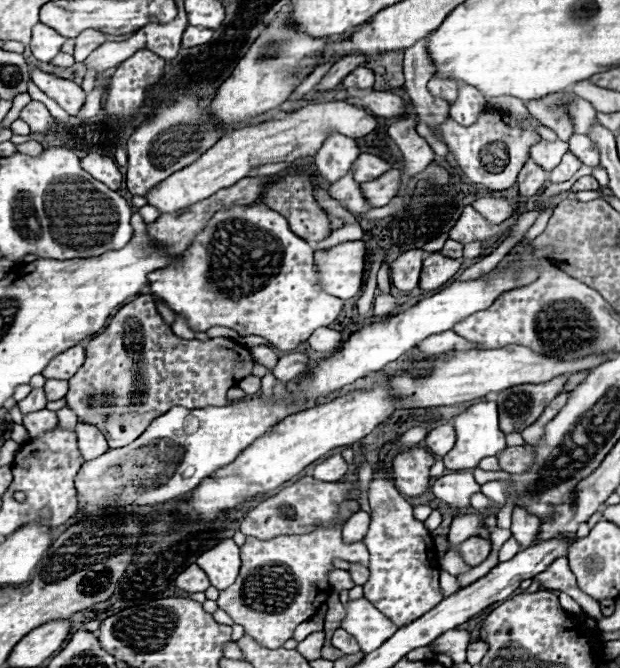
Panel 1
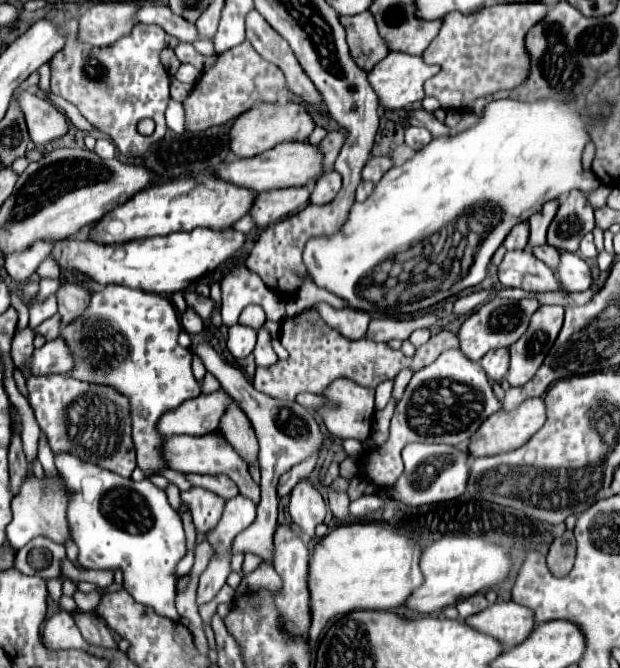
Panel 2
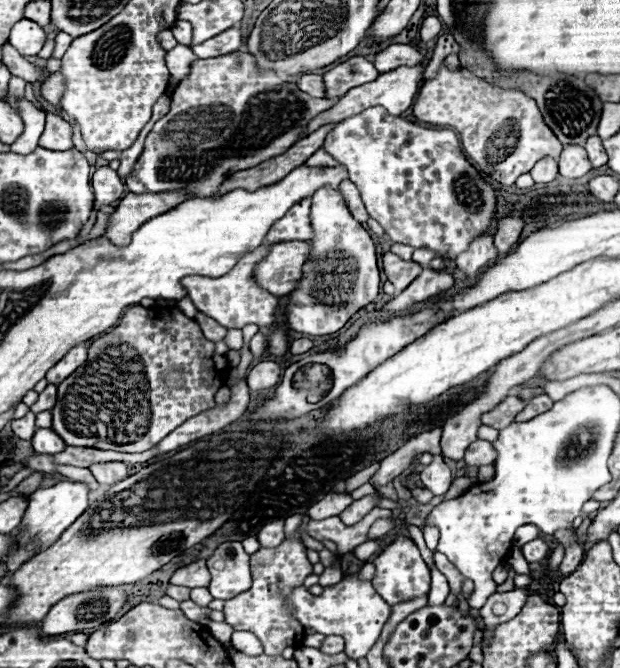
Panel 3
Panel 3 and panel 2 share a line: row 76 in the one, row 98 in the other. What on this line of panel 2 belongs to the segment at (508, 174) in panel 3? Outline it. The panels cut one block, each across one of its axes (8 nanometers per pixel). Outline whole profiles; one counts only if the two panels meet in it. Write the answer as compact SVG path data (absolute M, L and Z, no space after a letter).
M542 2L488 6L474 14L450 12L442 16L442 28L434 42L422 54L426 64L438 64L440 72L426 80L426 96L440 102L444 110L472 110L474 100L498 90L514 90L526 80L530 70L530 54L526 54L524 38L534 22L546 16L548 6Z

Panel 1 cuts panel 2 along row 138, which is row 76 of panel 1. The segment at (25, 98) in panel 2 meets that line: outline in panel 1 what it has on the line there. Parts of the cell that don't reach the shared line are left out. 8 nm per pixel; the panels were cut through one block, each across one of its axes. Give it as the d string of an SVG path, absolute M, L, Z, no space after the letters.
M32 68L32 80L46 96L56 100L70 116L76 116L82 110L86 102L86 92L78 84L64 78L56 78L38 68Z

